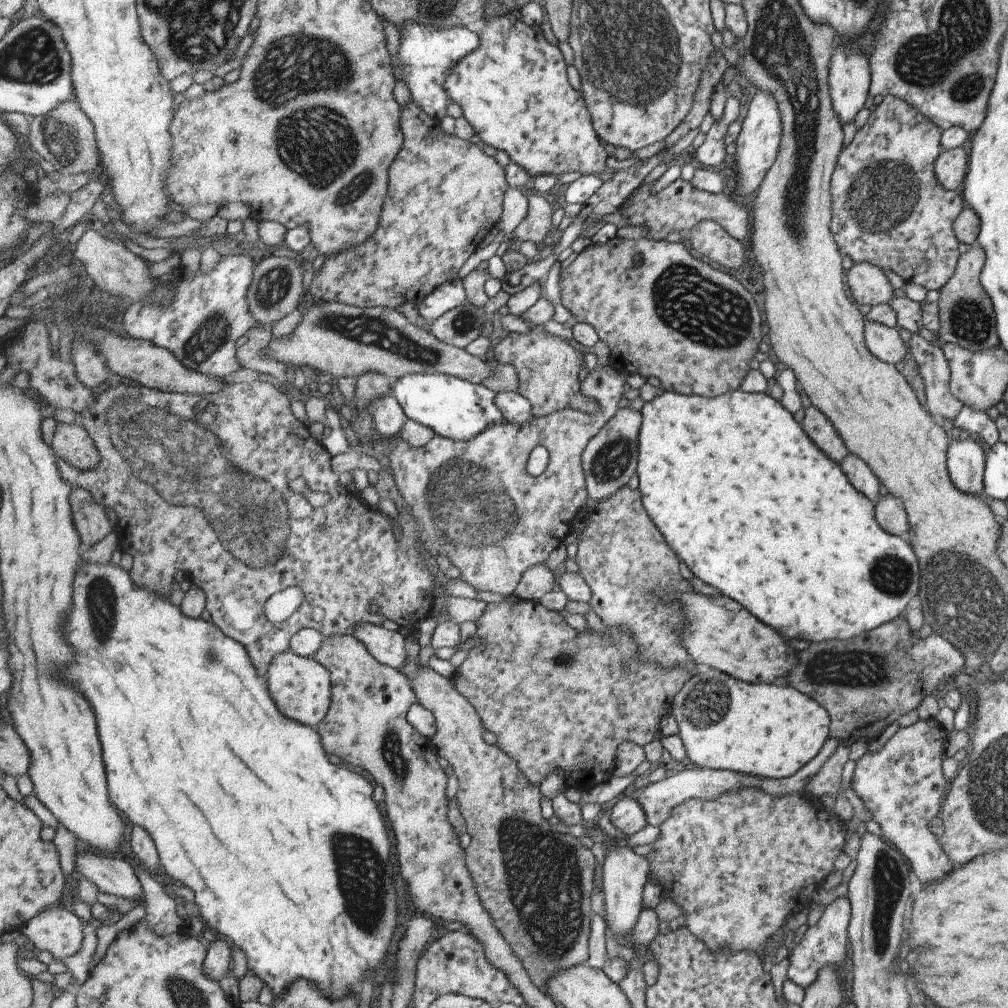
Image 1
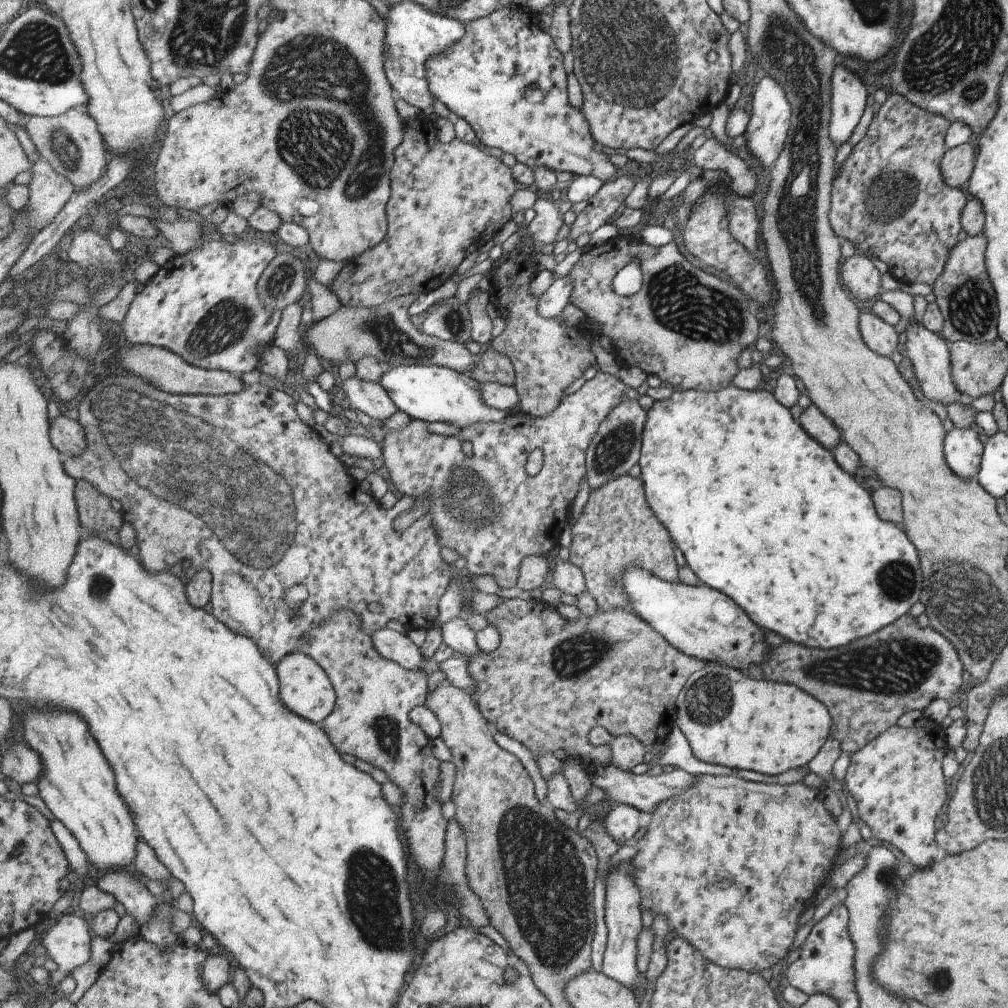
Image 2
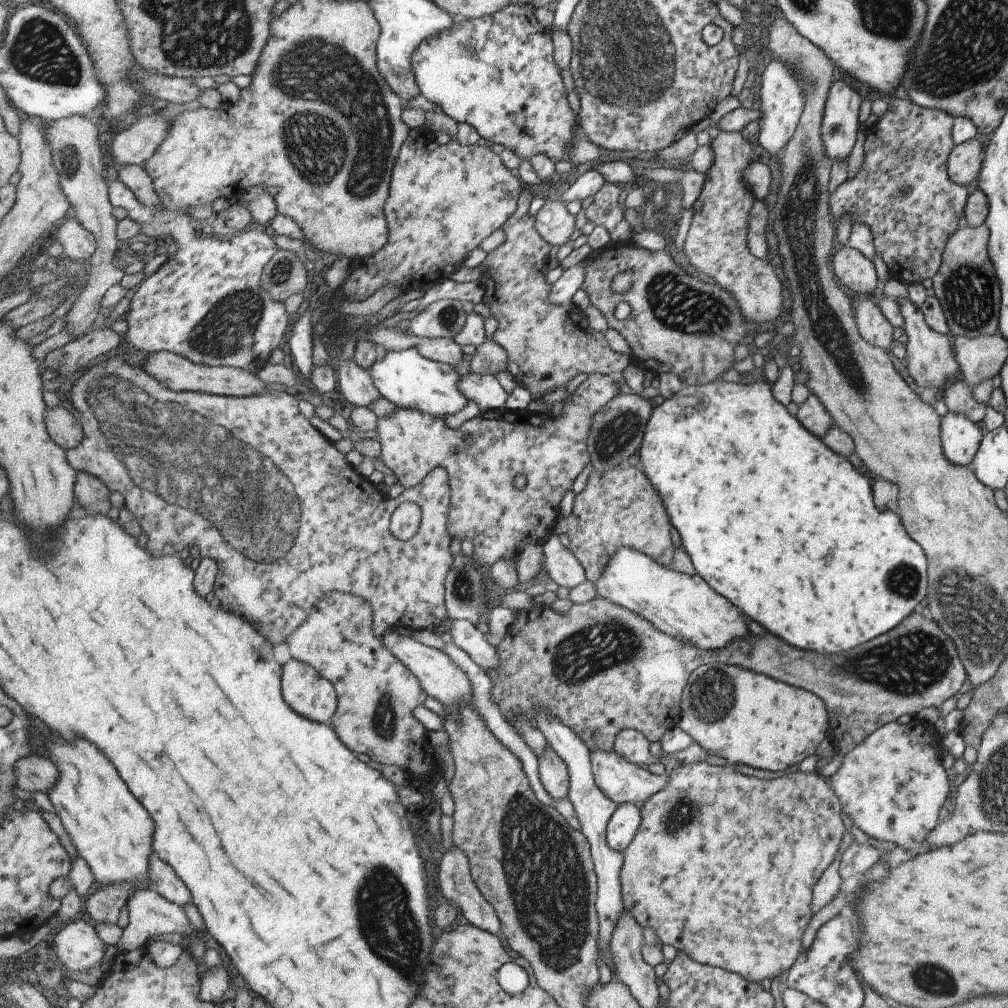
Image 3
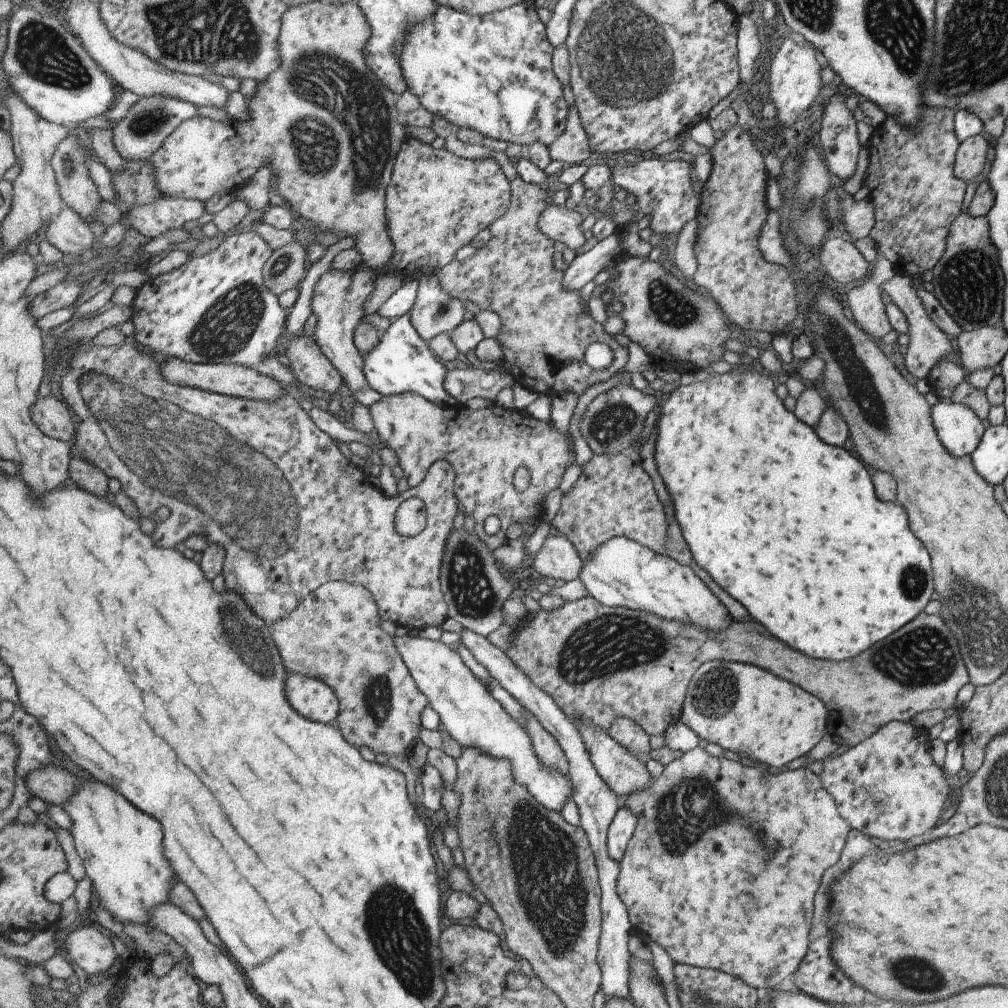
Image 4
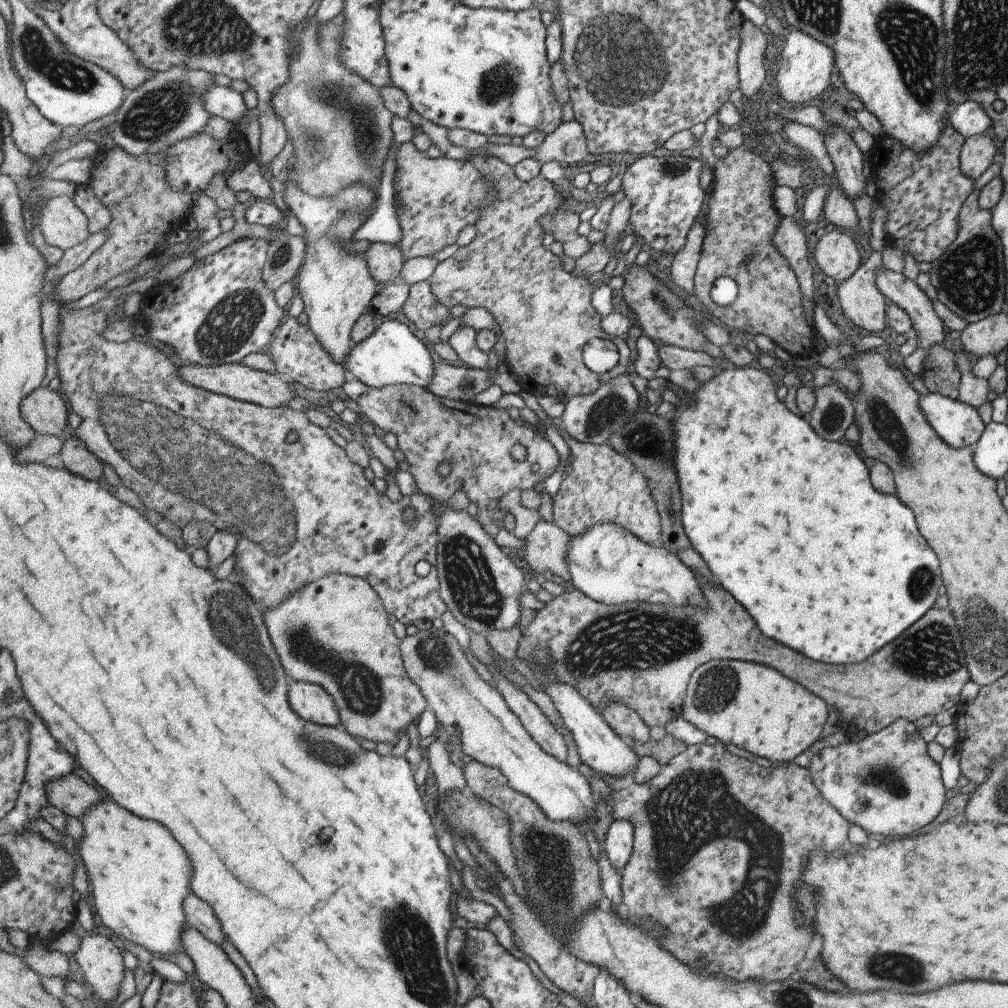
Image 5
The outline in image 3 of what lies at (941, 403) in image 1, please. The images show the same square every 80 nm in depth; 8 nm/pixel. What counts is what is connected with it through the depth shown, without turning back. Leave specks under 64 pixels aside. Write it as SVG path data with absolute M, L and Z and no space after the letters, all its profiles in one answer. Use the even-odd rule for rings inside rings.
M898 299L897 304L904 322L904 333L907 342L903 345L906 349L904 360L911 378L919 388L929 388L945 392L951 385L959 382L959 370L951 353L951 339L948 335L942 335L931 330L923 320L923 315L919 309L915 309L909 299Z

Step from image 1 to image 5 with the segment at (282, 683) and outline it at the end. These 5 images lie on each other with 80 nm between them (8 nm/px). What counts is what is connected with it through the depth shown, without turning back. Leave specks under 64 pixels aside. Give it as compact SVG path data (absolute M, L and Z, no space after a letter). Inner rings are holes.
M291 680L289 702L299 716L317 724L337 726L341 723L340 708L334 696L320 684Z

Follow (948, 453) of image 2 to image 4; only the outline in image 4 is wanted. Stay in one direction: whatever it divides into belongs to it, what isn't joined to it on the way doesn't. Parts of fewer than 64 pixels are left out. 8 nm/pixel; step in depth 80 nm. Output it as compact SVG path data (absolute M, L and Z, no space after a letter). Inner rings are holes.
M944 399L930 409L931 422L943 448L954 457L970 455L984 431L975 413Z

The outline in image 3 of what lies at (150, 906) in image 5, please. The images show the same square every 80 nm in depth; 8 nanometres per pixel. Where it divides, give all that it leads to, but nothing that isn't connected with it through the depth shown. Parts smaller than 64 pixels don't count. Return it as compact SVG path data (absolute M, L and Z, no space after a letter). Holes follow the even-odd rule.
M53 734L45 746L61 772L59 784L49 792L50 802L97 882L108 885L144 877L152 881L149 854L153 854L155 824L145 806L121 780L115 764L85 738L67 742Z

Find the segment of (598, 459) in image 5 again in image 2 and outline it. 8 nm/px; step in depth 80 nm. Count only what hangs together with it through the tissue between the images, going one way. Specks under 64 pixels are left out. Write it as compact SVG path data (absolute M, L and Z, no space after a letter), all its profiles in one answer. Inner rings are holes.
M623 475L599 489L590 490L583 514L572 526L571 533L569 562L581 569L586 590L595 599L599 611L621 609L634 613L621 582L627 564L639 564L662 581L680 582L672 540L648 507L640 479Z

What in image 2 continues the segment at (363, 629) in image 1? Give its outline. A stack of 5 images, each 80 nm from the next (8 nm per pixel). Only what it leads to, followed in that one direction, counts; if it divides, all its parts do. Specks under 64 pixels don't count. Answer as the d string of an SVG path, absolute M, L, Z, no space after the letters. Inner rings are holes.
M391 628L379 629L372 634L372 641L376 649L389 660L397 661L403 668L419 669L427 676L428 673L440 671L440 664L435 660L428 660L425 664L425 658L421 656L419 648L407 638L407 634L391 630Z

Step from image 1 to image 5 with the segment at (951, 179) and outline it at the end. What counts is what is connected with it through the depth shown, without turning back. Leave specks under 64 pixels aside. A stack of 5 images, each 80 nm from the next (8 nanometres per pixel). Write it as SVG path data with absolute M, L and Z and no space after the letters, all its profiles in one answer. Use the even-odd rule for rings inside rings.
M984 133L964 139L958 156L959 172L971 180L981 176L991 164L995 154L995 144L992 137Z

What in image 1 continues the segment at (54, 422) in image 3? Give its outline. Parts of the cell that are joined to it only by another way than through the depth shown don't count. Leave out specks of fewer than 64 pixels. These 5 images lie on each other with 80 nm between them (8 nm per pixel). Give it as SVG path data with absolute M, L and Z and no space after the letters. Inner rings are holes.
M78 420L72 425L59 424L52 449L59 458L82 471L95 471L102 462L96 442Z

